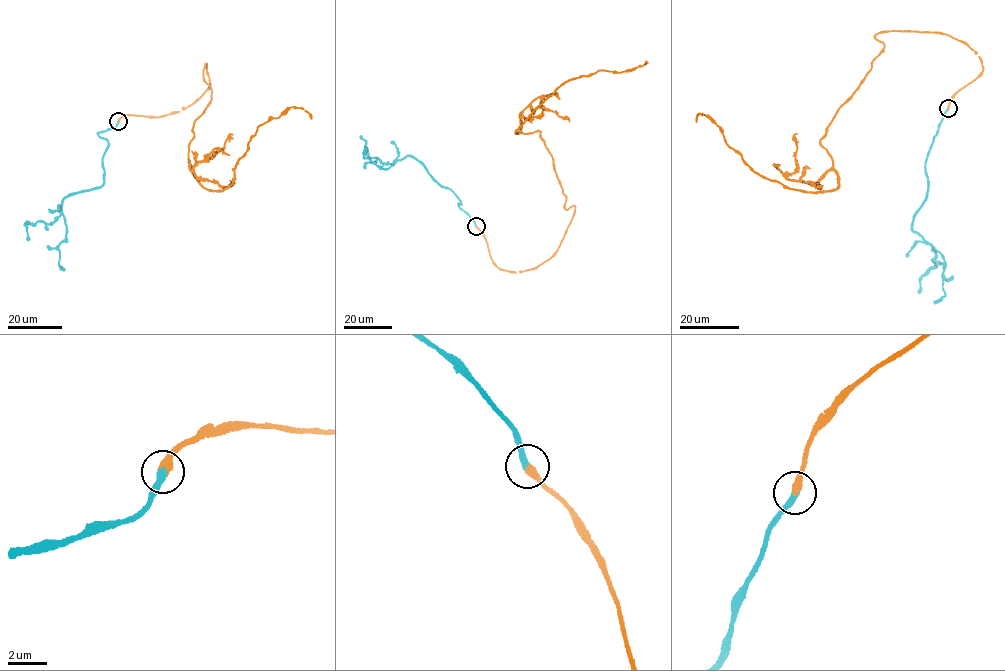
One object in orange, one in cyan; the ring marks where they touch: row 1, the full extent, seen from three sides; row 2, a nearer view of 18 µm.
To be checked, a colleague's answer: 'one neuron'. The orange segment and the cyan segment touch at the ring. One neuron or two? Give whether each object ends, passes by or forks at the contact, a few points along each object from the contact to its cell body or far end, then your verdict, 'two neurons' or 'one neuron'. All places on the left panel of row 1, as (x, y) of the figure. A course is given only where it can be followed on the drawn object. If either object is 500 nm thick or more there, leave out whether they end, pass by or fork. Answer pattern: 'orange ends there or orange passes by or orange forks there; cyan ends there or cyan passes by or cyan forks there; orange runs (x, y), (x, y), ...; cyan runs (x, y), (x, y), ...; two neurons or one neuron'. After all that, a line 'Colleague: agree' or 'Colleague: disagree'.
orange ends there; cyan ends there; orange runs (118, 121), (198, 100), (206, 64), (188, 162), (215, 190), (259, 126), (291, 107), (312, 118); cyan runs (118, 121), (98, 133), (108, 144), (104, 183), (64, 197), (65, 236), (58, 246), (64, 270); one neuron
Colleague: agree

